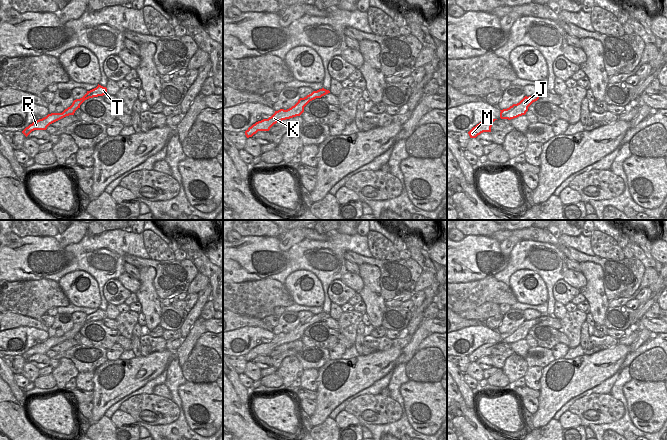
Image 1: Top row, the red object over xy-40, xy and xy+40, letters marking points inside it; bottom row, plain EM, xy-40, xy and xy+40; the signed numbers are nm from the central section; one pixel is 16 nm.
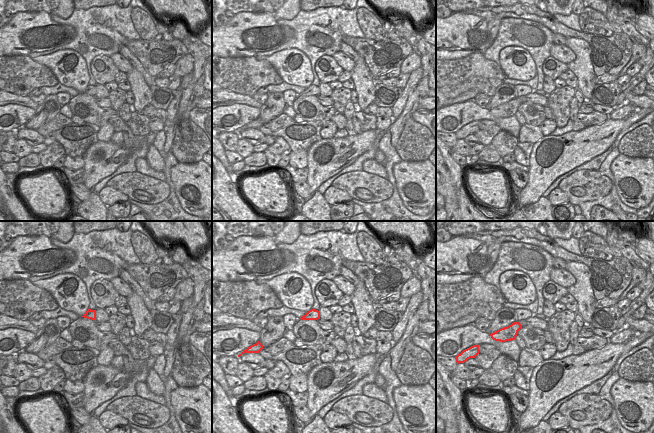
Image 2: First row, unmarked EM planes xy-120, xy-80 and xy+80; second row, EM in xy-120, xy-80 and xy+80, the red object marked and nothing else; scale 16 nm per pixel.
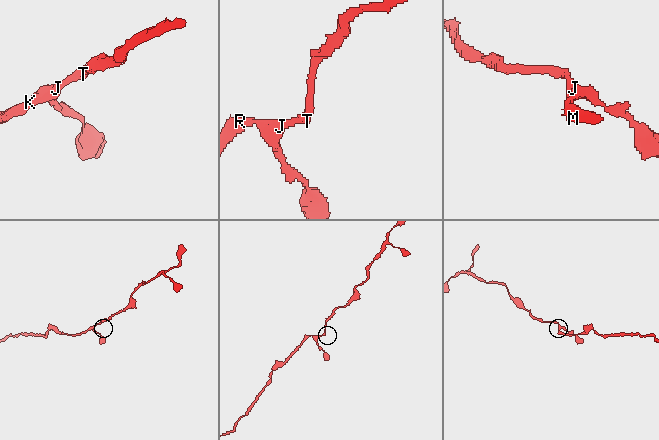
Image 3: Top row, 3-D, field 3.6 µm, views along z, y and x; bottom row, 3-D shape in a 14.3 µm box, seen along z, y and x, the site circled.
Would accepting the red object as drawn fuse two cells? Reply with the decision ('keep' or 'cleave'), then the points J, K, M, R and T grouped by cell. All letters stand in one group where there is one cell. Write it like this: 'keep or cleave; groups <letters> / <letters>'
keep; groups J K M R T

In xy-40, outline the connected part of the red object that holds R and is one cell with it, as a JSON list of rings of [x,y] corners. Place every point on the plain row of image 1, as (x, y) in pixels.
[[[98,308],[98,310],[90,315],[87,315],[87,317],[80,323],[76,323],[73,325],[72,329],[65,333],[62,337],[51,337],[48,338],[46,341],[39,343],[32,348],[30,348],[28,351],[26,351],[22,357],[27,361],[32,355],[34,354],[46,354],[47,351],[66,341],[69,339],[74,339],[75,335],[80,332],[80,329],[87,323],[93,322],[93,321],[98,321],[98,320],[103,320],[107,318],[107,312],[103,311]]]

